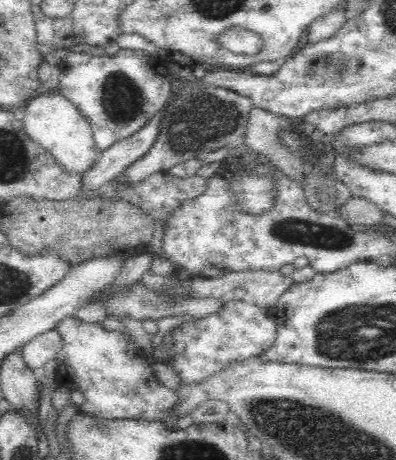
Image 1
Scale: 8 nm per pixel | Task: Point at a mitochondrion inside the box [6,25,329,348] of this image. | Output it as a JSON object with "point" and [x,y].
{"point":[200,118]}

